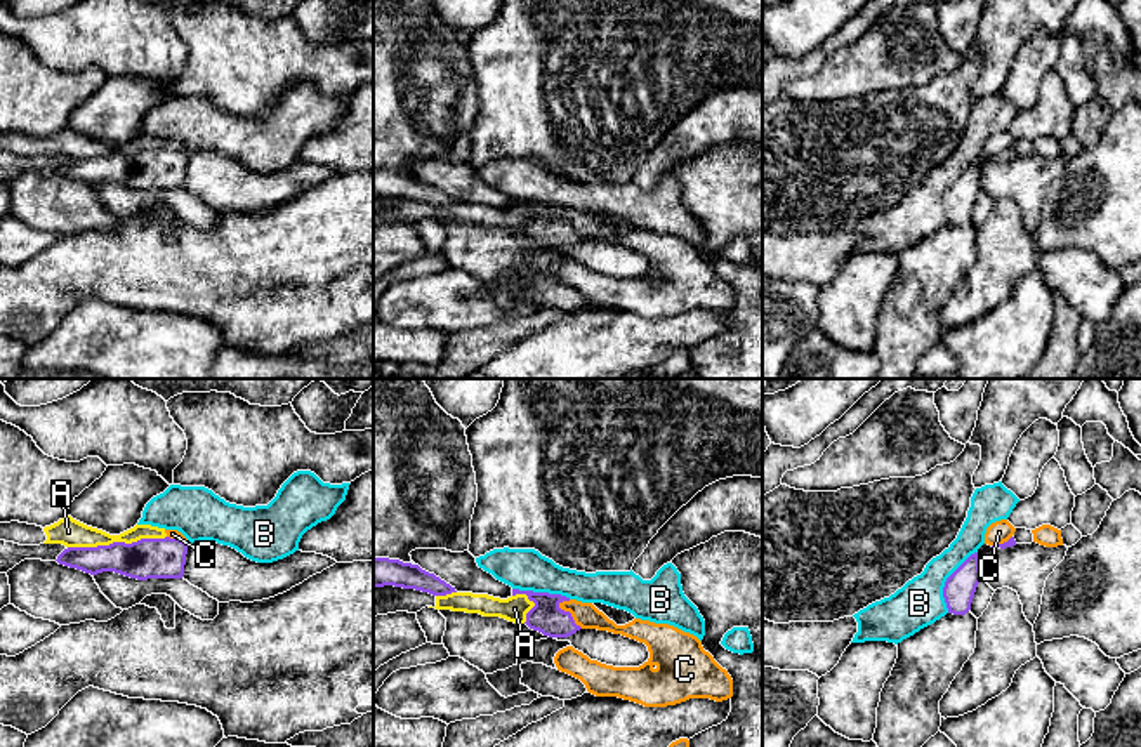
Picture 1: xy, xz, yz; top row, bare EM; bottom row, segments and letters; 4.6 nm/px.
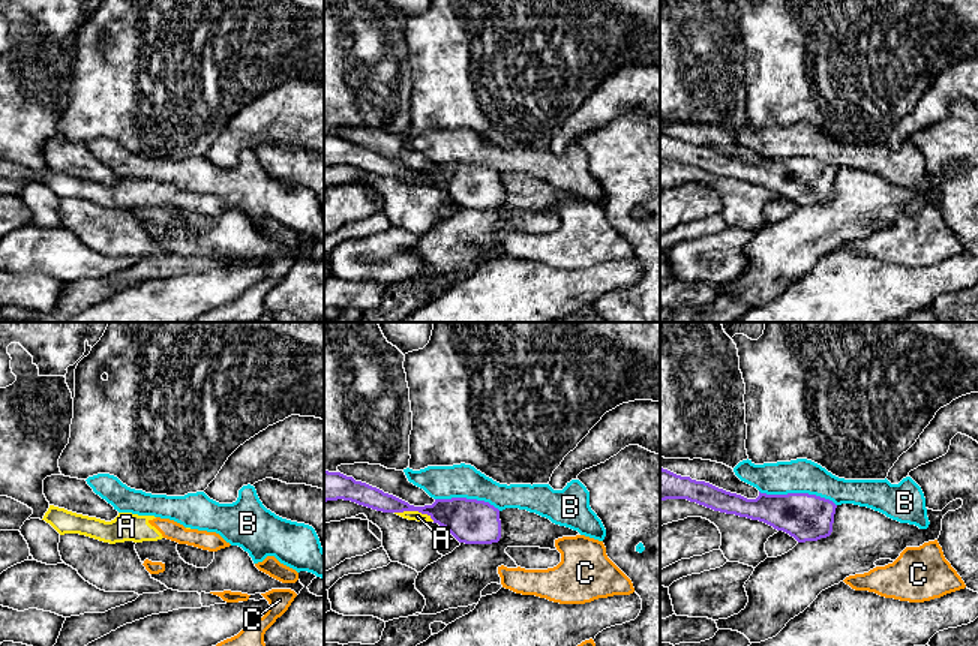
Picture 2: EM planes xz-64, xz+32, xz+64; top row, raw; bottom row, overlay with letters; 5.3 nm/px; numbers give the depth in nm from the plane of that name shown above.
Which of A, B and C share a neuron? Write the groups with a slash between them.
A C / B

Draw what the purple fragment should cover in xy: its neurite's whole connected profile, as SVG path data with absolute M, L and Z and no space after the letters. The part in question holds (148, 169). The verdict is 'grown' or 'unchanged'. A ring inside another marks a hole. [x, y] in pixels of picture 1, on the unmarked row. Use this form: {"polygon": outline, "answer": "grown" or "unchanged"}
{"polygon": "M141 149L97 158L68 158L57 174L90 186L115 182L130 189L182 189L188 153L181 149Z", "answer": "unchanged"}

